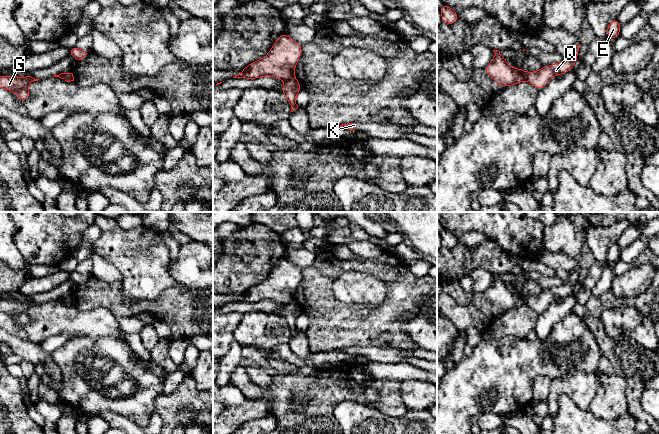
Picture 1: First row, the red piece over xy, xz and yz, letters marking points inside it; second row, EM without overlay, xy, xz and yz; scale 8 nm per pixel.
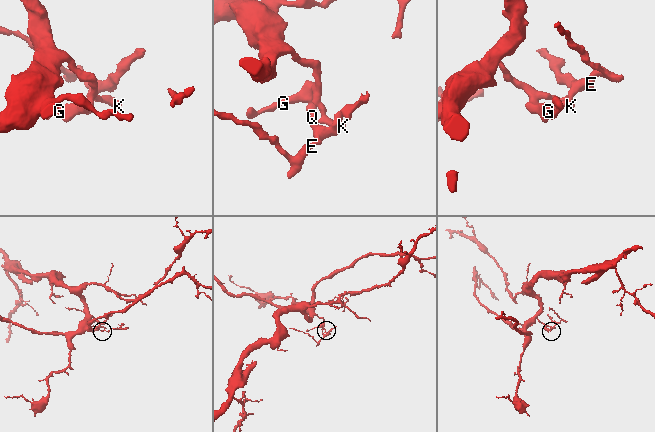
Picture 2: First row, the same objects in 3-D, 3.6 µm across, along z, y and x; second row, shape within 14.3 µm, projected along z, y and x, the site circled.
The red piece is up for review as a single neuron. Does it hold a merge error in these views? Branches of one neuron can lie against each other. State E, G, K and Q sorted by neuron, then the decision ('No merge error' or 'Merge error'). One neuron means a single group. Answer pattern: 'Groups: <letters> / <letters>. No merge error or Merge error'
Groups: E Q / G K. Merge error

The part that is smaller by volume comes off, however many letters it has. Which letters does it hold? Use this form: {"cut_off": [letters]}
{"cut_off": ["E", "Q"]}

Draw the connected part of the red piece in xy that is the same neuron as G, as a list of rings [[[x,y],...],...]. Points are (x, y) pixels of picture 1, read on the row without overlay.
[[[0,299],[0,312],[15,316],[19,324],[25,325],[30,321],[27,310],[33,305],[38,304],[31,300],[17,301]]]

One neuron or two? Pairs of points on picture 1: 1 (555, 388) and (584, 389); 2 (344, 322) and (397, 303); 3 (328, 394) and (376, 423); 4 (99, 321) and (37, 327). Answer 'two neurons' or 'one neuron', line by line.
1: one neuron
2: one neuron
3: two neurons
4: one neuron

